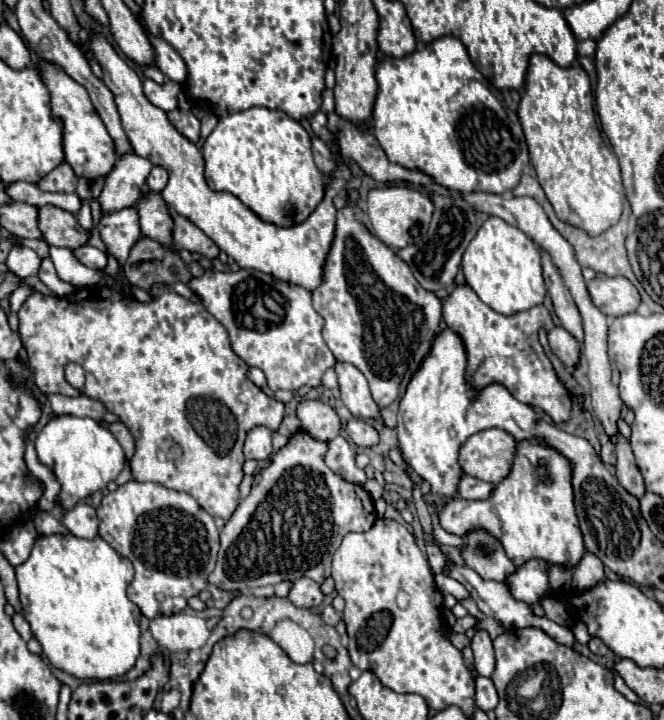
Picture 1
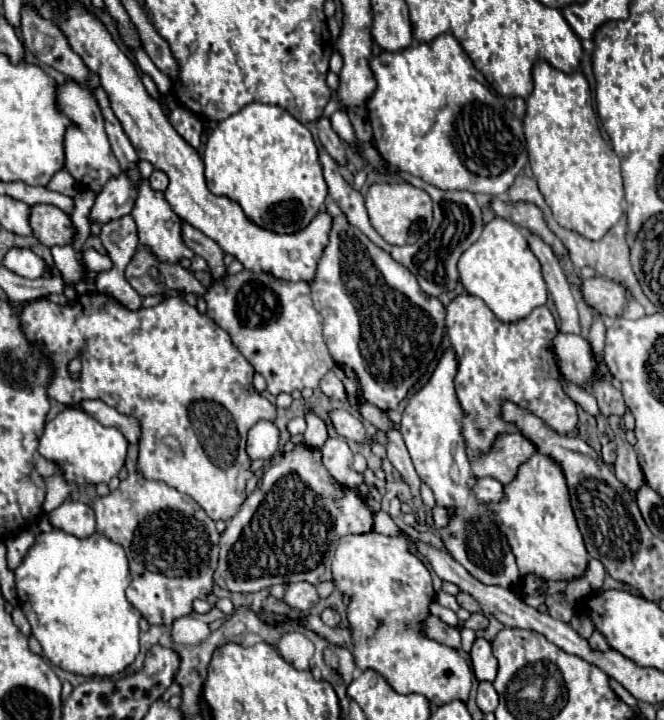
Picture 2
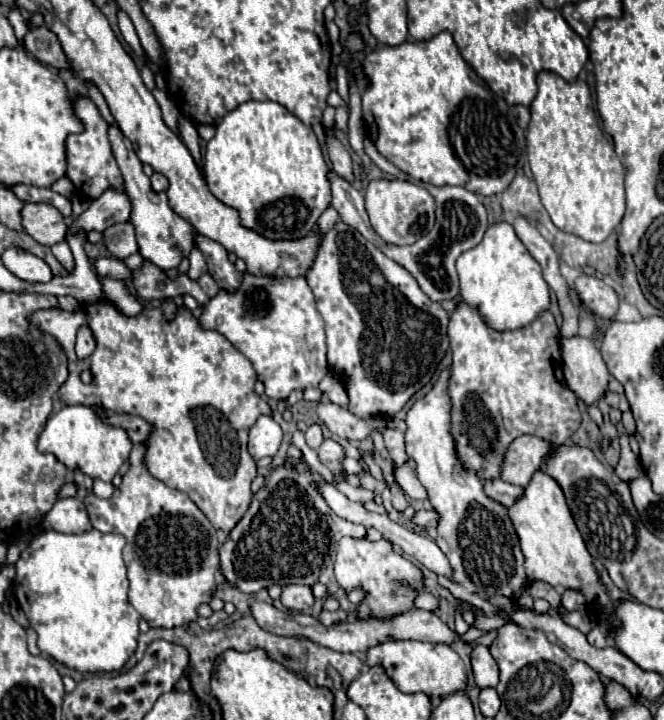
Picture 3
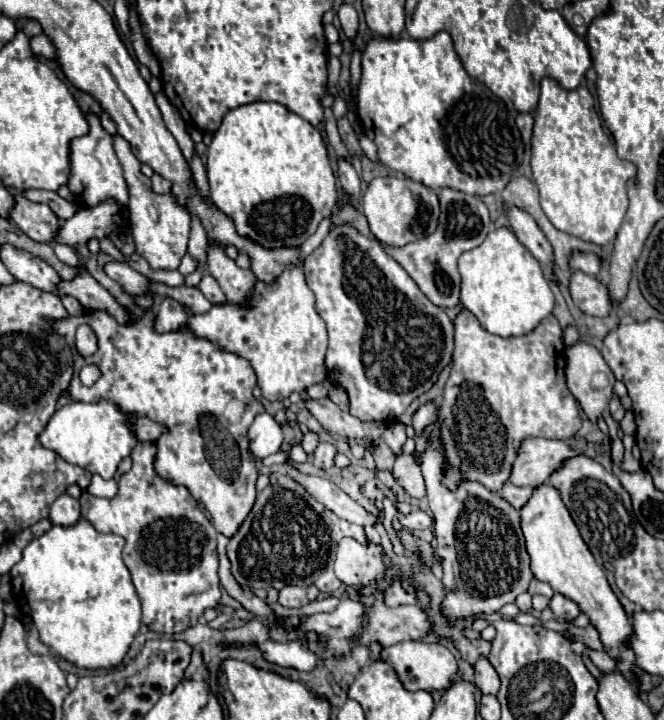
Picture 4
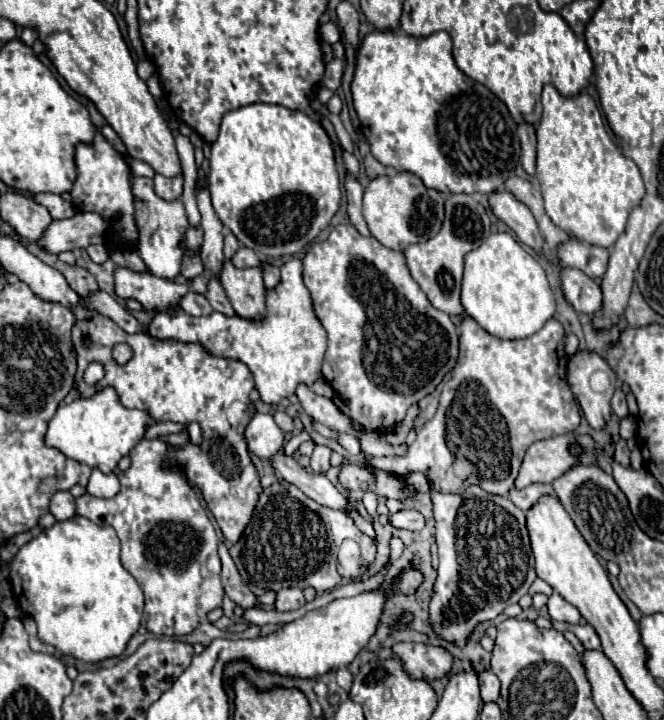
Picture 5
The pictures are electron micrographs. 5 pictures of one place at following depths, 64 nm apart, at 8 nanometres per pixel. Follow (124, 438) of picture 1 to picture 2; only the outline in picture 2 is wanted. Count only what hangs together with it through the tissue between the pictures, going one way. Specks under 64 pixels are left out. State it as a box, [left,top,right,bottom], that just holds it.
[90,444,218,624]

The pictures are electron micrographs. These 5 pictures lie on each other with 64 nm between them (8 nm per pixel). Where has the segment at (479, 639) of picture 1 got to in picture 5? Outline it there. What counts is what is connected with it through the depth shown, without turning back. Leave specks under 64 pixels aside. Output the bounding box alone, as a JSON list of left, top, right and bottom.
[480,672,500,702]

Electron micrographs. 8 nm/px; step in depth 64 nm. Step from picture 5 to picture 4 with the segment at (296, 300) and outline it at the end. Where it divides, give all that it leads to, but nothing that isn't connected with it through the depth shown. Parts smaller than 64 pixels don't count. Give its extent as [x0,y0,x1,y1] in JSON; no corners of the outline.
[154,217,332,402]

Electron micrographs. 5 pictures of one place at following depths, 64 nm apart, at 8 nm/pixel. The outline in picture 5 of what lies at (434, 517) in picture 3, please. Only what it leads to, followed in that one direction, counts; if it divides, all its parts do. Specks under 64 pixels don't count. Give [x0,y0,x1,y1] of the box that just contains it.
[390,510,424,530]

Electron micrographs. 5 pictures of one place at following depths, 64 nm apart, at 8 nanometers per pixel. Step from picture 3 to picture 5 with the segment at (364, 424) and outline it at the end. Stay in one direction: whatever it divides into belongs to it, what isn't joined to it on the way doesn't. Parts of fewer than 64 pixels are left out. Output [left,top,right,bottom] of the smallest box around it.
[296,384,360,434]

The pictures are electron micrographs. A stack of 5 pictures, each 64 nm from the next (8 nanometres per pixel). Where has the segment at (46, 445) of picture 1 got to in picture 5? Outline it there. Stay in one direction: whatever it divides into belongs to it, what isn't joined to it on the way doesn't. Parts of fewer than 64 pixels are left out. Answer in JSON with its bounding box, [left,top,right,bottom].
[44,386,156,472]

